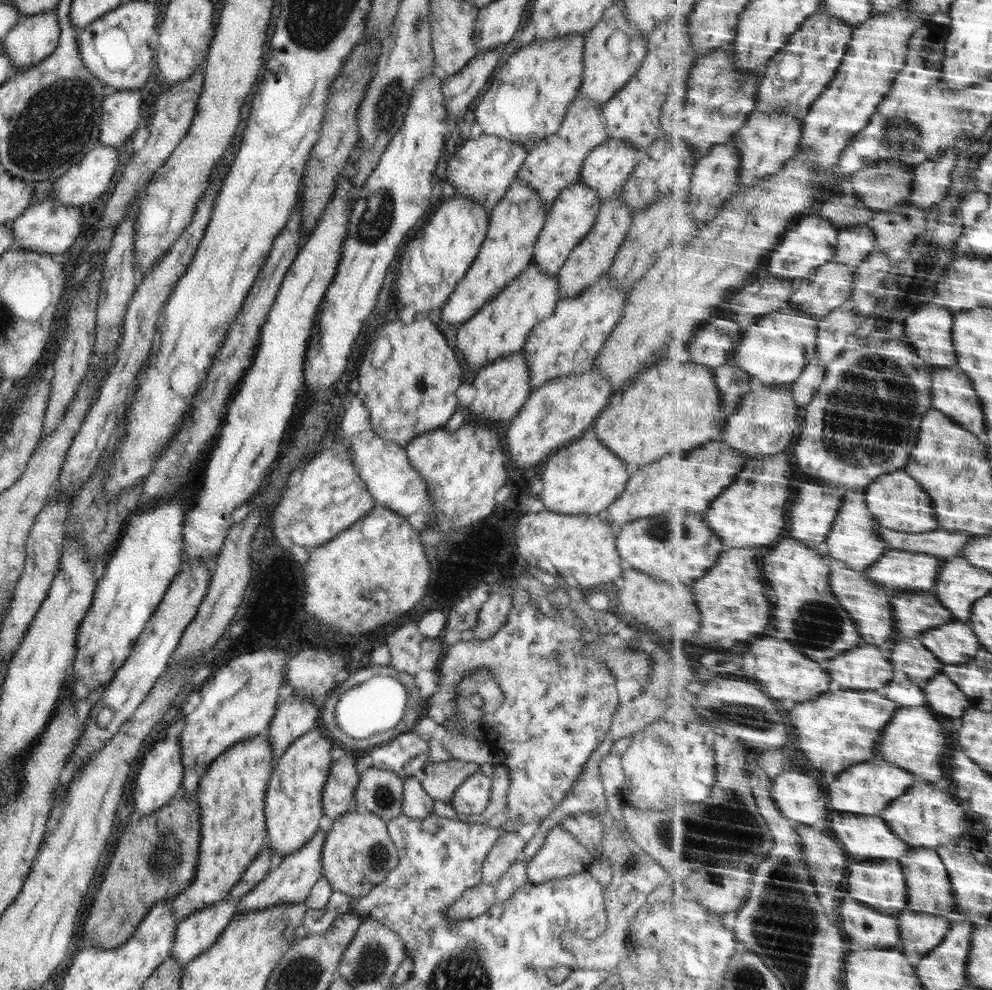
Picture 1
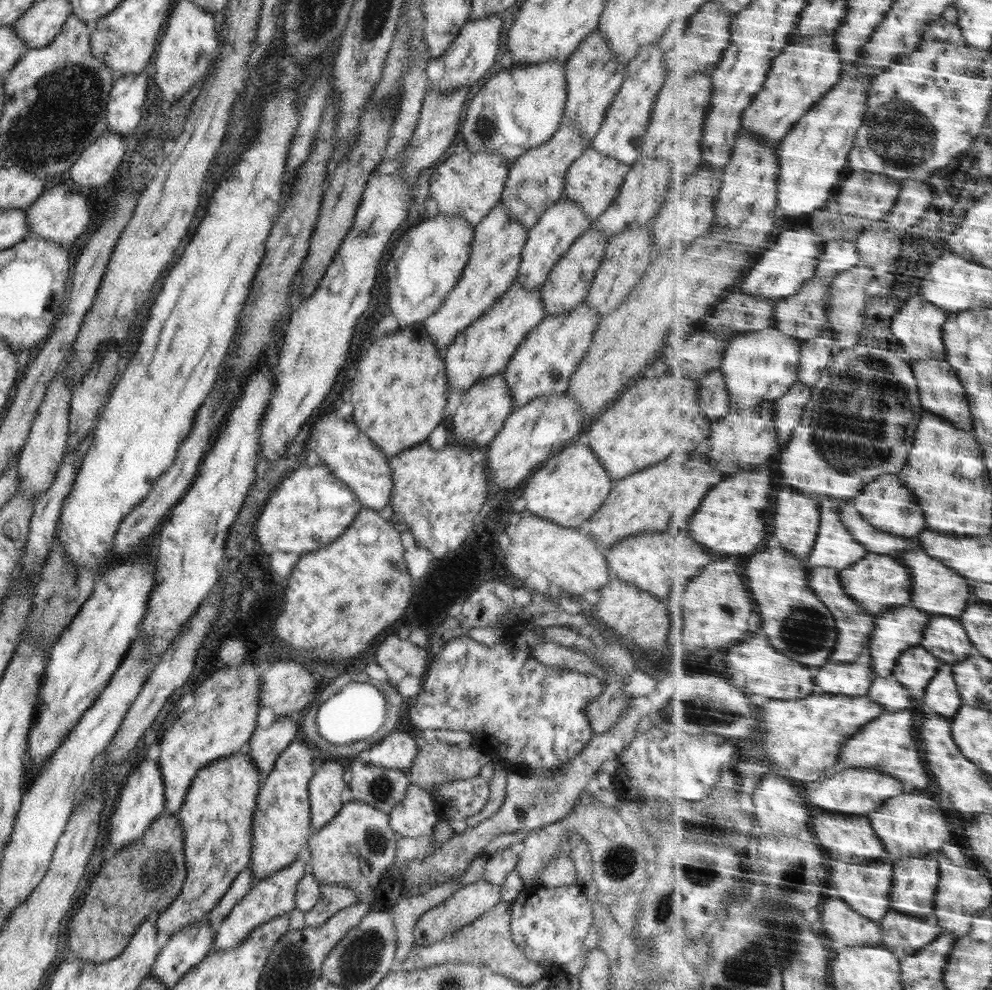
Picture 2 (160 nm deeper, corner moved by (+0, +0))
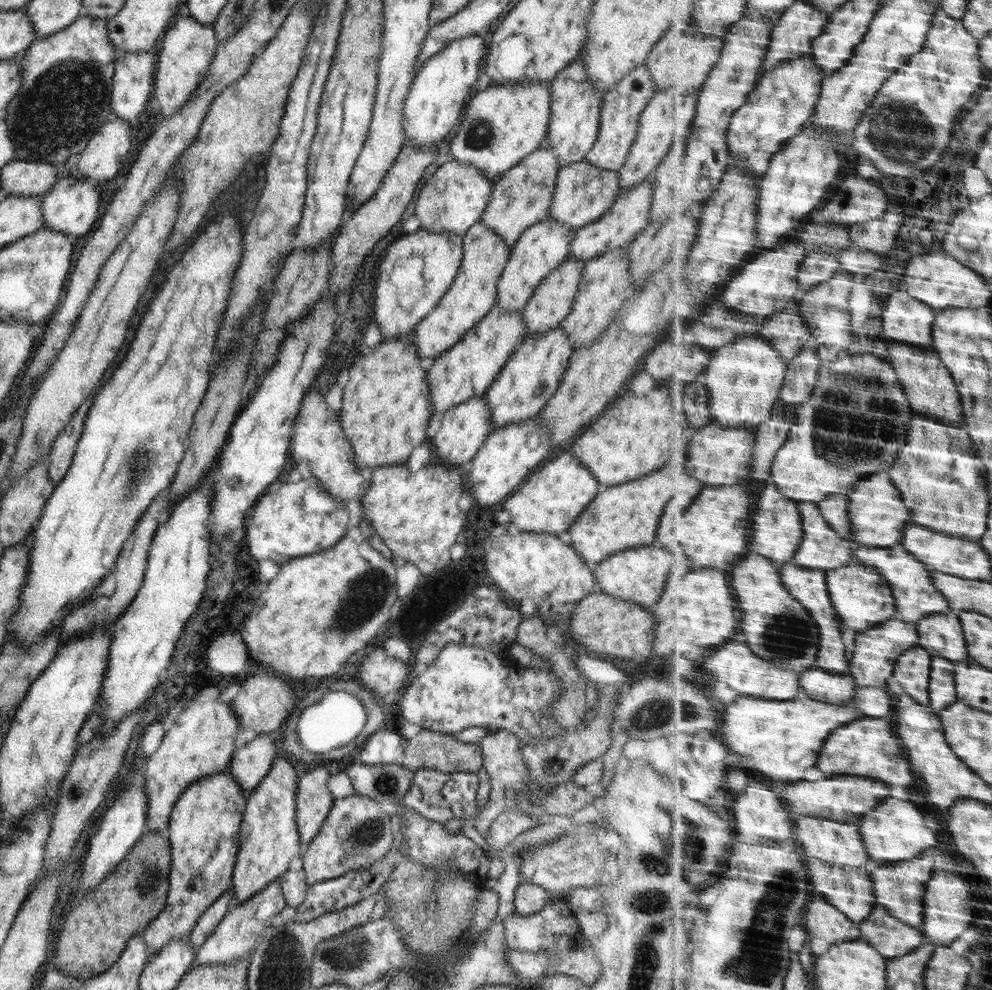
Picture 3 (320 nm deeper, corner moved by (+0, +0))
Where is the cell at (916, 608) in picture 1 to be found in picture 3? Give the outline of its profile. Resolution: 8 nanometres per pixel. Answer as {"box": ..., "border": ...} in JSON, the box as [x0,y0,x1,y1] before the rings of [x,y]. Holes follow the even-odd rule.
{"box":[848,618,920,687],"border":[[[894,618],[888,622],[881,623],[873,629],[859,632],[856,636],[855,651],[852,659],[852,668],[848,672],[854,677],[857,686],[886,687],[888,678],[892,678],[894,668],[898,664],[898,658],[914,648],[920,642],[919,625],[906,622],[903,618]]]}

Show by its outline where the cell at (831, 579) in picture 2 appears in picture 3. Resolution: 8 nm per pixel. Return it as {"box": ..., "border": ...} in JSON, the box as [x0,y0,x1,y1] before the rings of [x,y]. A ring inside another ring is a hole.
{"box":[780,563,852,674],"border":[[[786,563],[781,566],[780,575],[784,588],[788,589],[796,599],[803,602],[813,614],[818,626],[821,627],[821,648],[817,656],[817,667],[836,674],[845,674],[852,668],[852,660],[846,656],[846,644],[842,638],[842,630],[846,628],[840,618],[840,612],[834,606],[830,595],[829,578],[826,569],[812,569]]]}

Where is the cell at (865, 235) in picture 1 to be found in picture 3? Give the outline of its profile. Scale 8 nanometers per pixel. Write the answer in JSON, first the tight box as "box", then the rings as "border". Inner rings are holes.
{"box":[798,252,842,292],"border":[[[826,252],[809,254],[800,267],[801,271],[798,273],[800,288],[808,292],[816,284],[832,280],[840,268],[842,266],[840,266],[838,256],[832,256],[832,254],[826,254]]]}

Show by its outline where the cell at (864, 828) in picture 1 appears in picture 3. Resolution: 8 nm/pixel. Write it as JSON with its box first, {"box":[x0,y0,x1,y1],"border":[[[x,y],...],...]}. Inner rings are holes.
{"box":[796,818,870,866],"border":[[[796,818],[798,840],[802,842],[808,856],[822,858],[826,862],[846,864],[846,866],[866,866],[870,860],[869,850],[865,845],[865,839],[860,832],[860,824],[842,824],[837,820],[826,820],[826,818]]]}

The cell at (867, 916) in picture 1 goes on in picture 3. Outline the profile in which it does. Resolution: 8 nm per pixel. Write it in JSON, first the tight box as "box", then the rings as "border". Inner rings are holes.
{"box":[806,900,862,945],"border":[[[818,900],[808,906],[806,926],[812,938],[828,940],[833,945],[860,940],[862,936],[861,921],[852,920],[826,900]]]}

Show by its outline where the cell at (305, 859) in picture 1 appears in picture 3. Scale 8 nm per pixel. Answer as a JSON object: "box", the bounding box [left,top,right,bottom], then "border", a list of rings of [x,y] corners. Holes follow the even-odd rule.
{"box":[192,879,287,967],"border":[[[277,879],[258,891],[252,898],[235,906],[224,915],[224,918],[212,930],[213,933],[202,943],[195,952],[192,967],[202,964],[232,964],[246,957],[254,949],[255,941],[263,927],[269,926],[270,920],[287,905],[280,881]]]}

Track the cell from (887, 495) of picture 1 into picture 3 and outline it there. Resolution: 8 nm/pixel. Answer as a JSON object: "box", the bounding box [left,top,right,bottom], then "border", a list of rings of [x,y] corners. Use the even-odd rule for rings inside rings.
{"box":[850,472,912,547],"border":[[[888,472],[871,474],[860,480],[850,497],[850,518],[852,520],[853,540],[858,547],[894,547],[903,544],[906,528],[912,520],[911,510],[906,506],[902,491],[892,482]]]}

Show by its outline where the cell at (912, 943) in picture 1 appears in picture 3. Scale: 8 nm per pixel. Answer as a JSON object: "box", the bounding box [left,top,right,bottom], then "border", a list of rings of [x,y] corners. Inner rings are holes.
{"box":[860,906,927,960],"border":[[[877,906],[865,921],[861,921],[861,931],[860,940],[870,942],[889,960],[906,956],[927,942],[922,928],[900,920],[885,906]]]}

